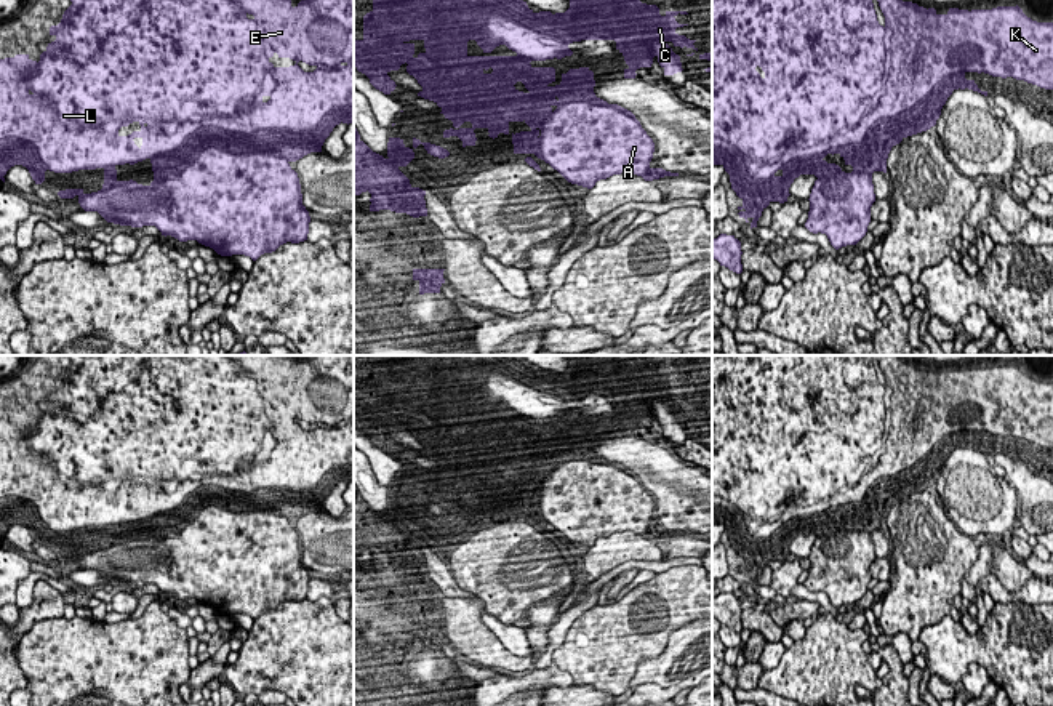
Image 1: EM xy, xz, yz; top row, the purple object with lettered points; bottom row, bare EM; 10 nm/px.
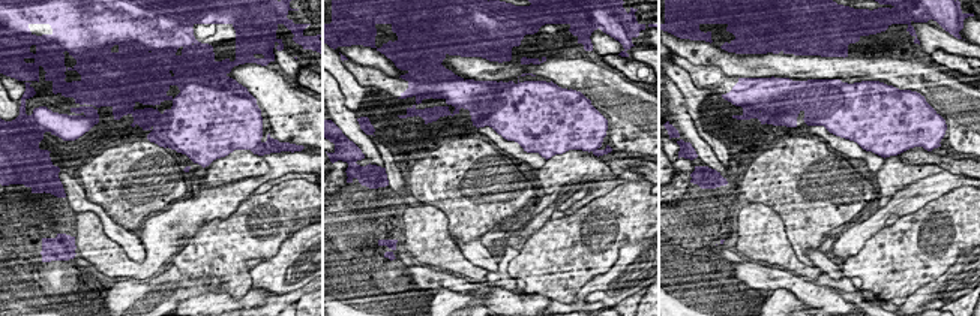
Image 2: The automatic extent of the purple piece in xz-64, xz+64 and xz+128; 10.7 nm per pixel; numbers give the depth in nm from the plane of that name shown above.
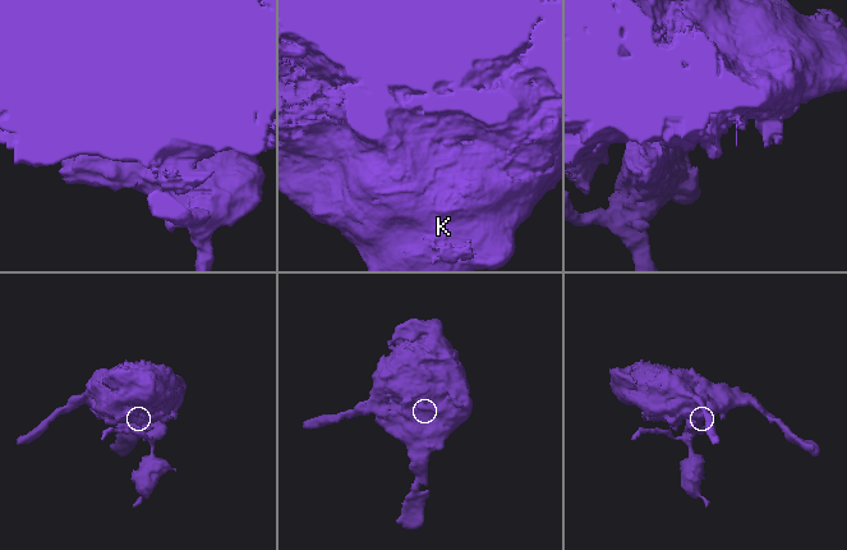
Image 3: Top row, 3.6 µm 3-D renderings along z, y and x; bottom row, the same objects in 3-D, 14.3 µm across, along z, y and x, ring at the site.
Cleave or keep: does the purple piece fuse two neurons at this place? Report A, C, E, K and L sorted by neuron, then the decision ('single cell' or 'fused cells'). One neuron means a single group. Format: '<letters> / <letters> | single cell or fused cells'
A / C E K L | fused cells

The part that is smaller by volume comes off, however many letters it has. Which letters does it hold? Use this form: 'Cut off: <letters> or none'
Cut off: A

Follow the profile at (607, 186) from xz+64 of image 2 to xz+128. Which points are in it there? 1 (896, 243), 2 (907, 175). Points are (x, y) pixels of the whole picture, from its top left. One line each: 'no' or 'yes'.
1: no
2: no

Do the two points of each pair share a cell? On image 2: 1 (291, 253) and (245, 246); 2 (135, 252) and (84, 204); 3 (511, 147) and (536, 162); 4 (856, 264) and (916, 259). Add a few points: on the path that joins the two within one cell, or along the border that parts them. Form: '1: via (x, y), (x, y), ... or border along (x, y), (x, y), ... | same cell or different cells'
1: border along (287, 238), (279, 250), (264, 261) | different cells
2: via (123, 238), (98, 211) | same cell
3: via (517, 152), (530, 158) | same cell
4: via (871, 264), (893, 264), (901, 259) | same cell

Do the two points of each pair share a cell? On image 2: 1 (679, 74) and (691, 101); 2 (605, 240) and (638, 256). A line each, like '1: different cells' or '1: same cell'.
1: same cell
2: different cells

